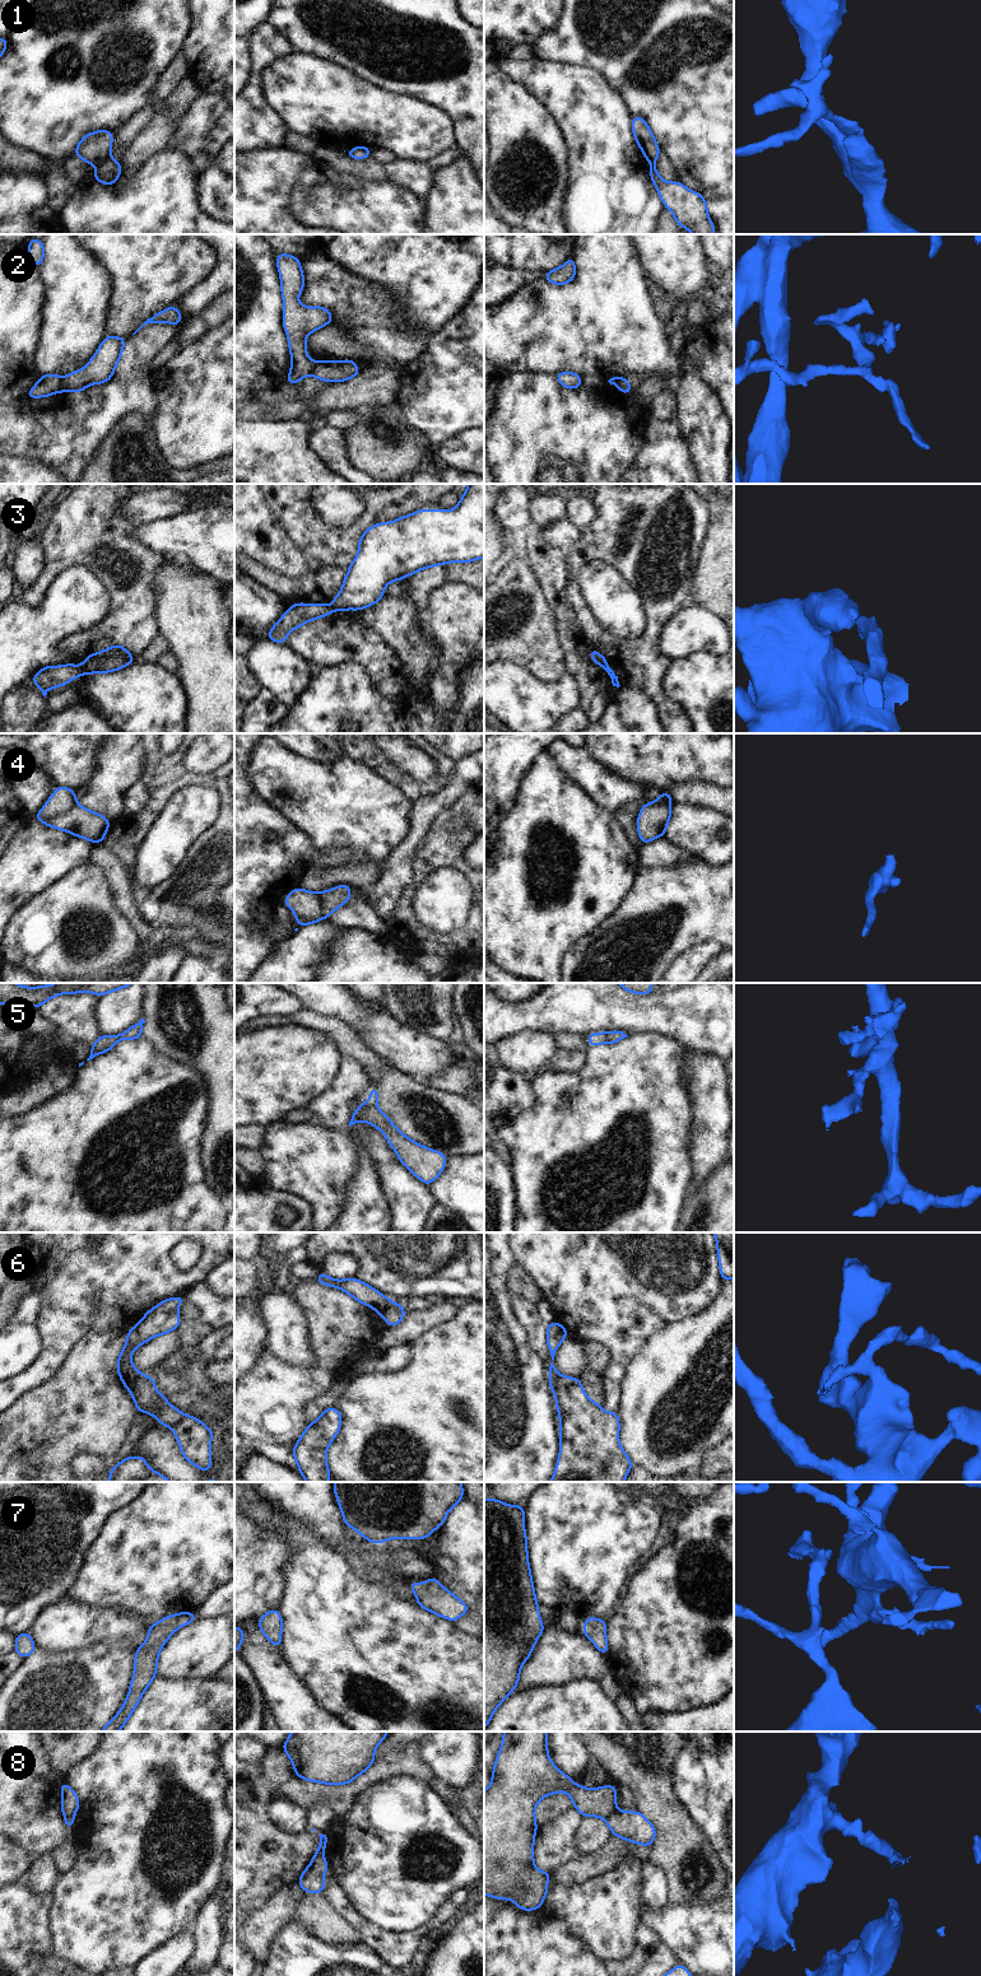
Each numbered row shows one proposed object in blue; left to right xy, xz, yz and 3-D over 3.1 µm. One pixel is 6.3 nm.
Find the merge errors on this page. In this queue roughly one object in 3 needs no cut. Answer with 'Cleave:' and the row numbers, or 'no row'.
Cleave: 1, 2, 3, 4, 6, 8

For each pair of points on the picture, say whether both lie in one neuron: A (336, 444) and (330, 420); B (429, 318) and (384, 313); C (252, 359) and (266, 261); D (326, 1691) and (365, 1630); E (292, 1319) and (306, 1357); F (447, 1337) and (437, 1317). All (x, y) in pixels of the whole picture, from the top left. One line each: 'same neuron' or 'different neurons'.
A: different neurons
B: different neurons
C: same neuron
D: same neuron
E: same neuron
F: different neurons

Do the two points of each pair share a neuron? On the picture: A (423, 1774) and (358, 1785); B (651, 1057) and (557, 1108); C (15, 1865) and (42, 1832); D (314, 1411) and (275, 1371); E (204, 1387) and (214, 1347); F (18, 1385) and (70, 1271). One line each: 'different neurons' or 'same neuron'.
A: same neuron
B: same neuron
C: different neurons
D: different neurons
E: different neurons
F: same neuron

